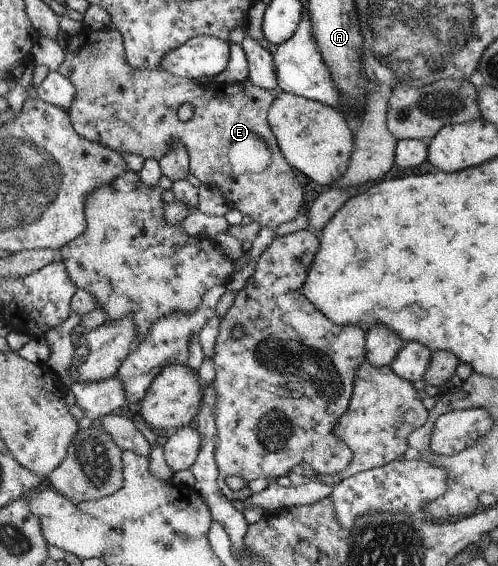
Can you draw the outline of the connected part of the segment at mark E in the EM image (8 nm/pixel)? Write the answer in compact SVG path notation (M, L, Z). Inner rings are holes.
M111 27L104 31L83 29L68 39L65 59L57 70L74 84L76 98L70 108L73 129L87 138L113 151L138 154L145 159L159 161L172 147L184 145L189 154L189 170L201 184L221 190L230 209L236 208L243 215L253 218L261 228L276 229L298 216L304 192L291 163L284 158L269 122L270 108L275 102L272 92L254 86L249 80L237 85L196 85L191 79L169 74L162 69L135 69L126 59L123 35ZM190 102L193 116L186 122L178 119L178 108Z

